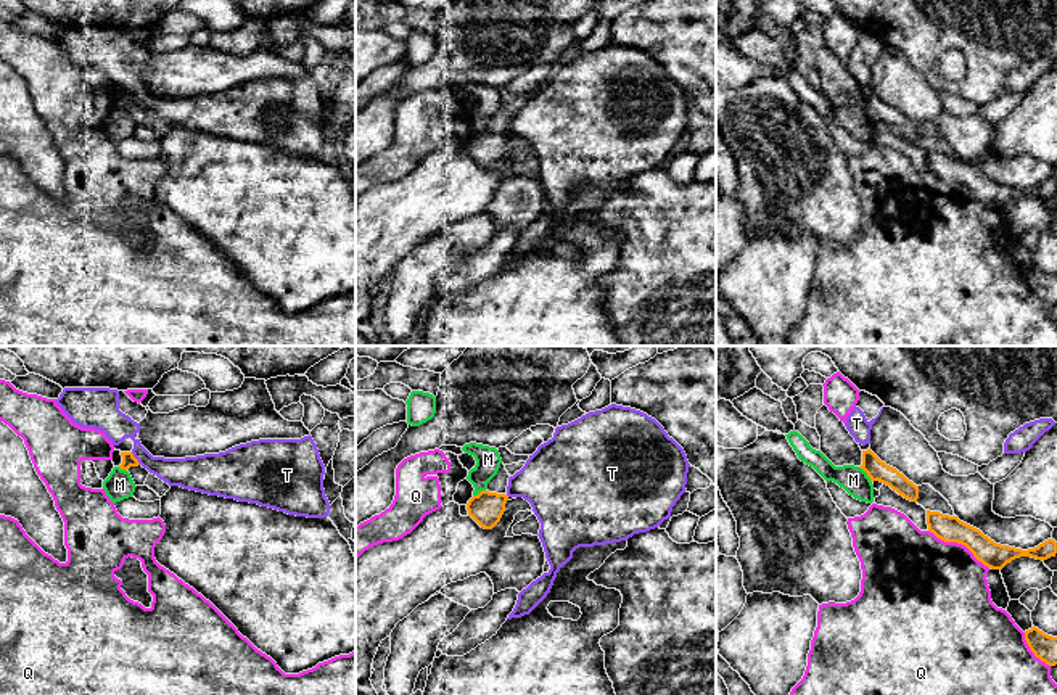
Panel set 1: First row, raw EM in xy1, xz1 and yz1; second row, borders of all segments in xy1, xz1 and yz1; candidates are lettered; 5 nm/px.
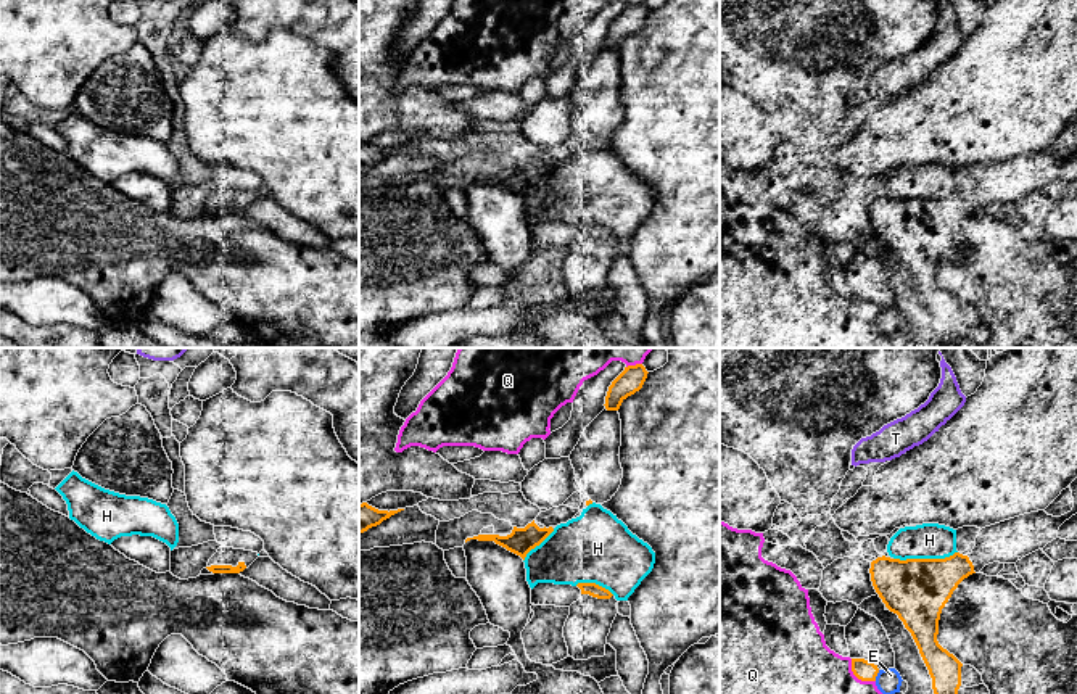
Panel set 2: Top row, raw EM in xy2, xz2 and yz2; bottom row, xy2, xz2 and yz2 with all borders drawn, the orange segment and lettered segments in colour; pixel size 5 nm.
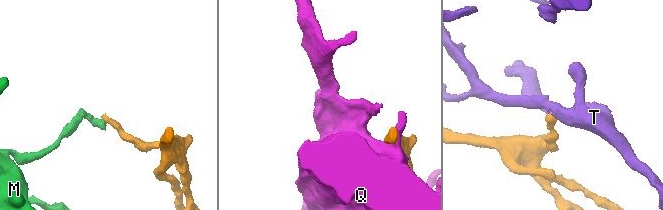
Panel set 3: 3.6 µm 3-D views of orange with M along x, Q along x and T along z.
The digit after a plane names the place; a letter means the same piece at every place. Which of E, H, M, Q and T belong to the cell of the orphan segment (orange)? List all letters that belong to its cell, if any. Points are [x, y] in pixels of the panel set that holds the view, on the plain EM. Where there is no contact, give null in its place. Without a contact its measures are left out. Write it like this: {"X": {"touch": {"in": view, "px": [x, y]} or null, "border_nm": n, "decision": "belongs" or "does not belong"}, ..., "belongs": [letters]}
{"E": {"touch": {"in": "yz2", "px": [876, 314]}, "border_nm": 60, "decision": "does not belong"}, "H": {"touch": {"in": "yz2", "px": [924, 198]}, "border_nm": 320, "decision": "does not belong"}, "M": {"touch": {"in": "yz1", "px": [866, 111]}, "border_nm": 100, "decision": "does not belong"}, "Q": {"touch": {"in": "yz1", "px": [959, 182]}, "border_nm": 360, "decision": "does not belong"}, "T": {"touch": {"in": "xy1", "px": [135, 98]}, "border_nm": 80, "decision": "does not belong"}, "belongs": []}

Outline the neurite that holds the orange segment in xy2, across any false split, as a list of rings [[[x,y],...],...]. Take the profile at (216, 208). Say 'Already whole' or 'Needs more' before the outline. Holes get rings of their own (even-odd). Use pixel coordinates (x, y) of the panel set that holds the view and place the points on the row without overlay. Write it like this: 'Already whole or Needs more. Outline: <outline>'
Needs more. Outline: [[[219,187],[217,192],[209,198],[206,208],[213,213],[240,213],[258,196],[258,192],[253,190]]]

